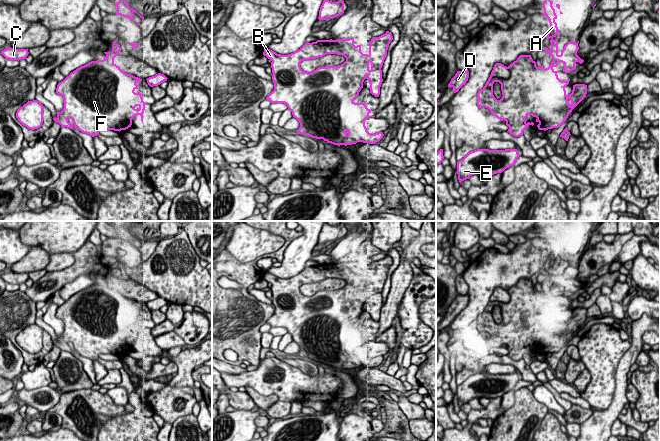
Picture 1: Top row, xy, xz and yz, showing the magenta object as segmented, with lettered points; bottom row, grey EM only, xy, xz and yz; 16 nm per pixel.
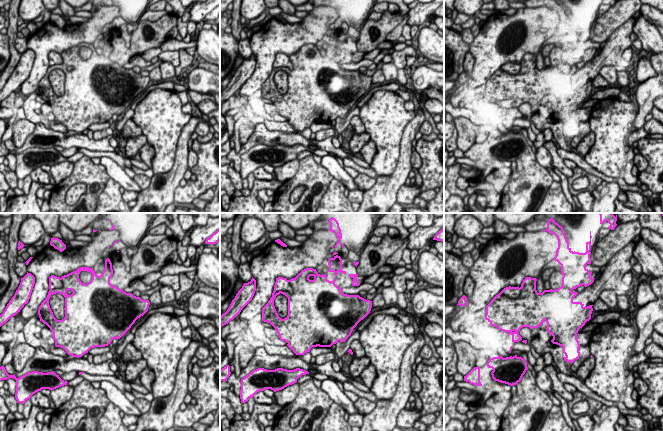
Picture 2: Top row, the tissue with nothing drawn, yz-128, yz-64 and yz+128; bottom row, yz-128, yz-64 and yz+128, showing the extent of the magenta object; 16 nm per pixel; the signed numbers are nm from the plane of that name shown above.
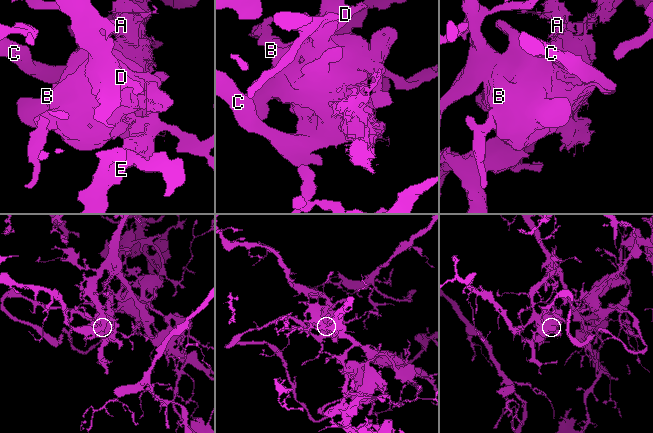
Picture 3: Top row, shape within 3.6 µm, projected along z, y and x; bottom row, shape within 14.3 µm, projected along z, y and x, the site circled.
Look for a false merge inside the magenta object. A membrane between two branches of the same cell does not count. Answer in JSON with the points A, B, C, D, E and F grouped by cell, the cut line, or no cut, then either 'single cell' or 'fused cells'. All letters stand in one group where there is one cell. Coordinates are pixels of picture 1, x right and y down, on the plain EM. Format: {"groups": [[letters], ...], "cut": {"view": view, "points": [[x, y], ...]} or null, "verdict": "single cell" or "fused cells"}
{"groups": [["A", "D", "E"], ["B", "C", "F"]], "cut": {"view": "xy", "points": [[137, 309], [116, 320], [125, 341], [121, 353]]}, "verdict": "fused cells"}

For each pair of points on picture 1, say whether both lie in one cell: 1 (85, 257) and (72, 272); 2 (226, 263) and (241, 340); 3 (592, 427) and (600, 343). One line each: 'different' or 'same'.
1: same
2: same
3: different

